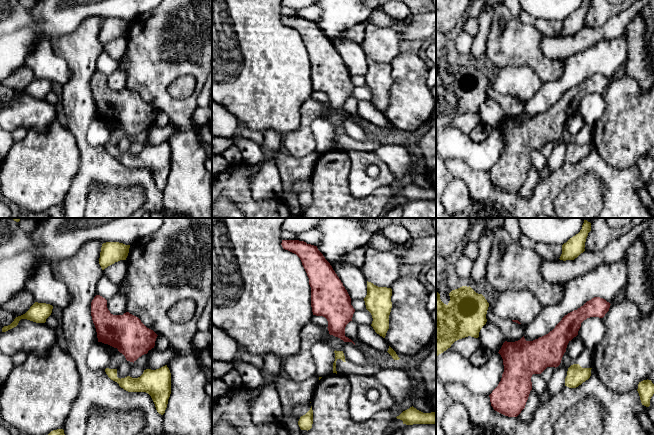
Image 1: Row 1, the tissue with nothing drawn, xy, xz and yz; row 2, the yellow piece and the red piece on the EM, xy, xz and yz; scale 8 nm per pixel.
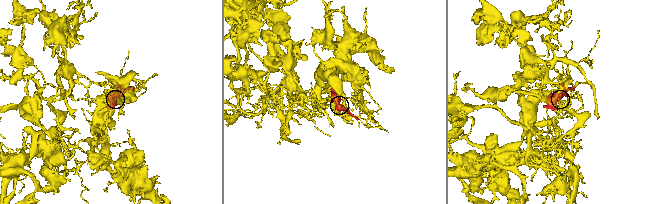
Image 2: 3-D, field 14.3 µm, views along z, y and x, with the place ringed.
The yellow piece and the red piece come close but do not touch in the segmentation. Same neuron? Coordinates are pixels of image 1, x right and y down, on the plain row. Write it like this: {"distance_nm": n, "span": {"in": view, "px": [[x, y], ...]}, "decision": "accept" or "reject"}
{"distance_nm": 80, "span": {"in": "yz", "px": [[568, 144], [559, 140]]}, "decision": "reject"}

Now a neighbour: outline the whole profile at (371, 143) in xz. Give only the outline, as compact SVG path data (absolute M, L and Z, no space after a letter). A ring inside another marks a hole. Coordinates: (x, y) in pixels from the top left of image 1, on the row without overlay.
M366 129L363 130L367 137L365 141L347 139L347 138L343 138L341 135L337 135L336 137L337 150L345 151L345 152L348 152L350 150L373 152L380 146L384 145L384 143L378 140L368 130Z

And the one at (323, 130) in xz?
M316 118L313 120L311 129L315 137L316 151L318 153L328 152L333 149L334 127L327 118Z

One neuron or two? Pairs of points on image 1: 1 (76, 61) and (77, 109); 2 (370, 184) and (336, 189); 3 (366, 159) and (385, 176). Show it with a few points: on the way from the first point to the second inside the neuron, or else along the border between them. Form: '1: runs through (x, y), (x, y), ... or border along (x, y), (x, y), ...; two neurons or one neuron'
1: runs through (77, 73), (77, 97); one neuron
2: border along (350, 164), (349, 191), (356, 197), (370, 195); two neurons
3: runs through (372, 159), (384, 170); one neuron

